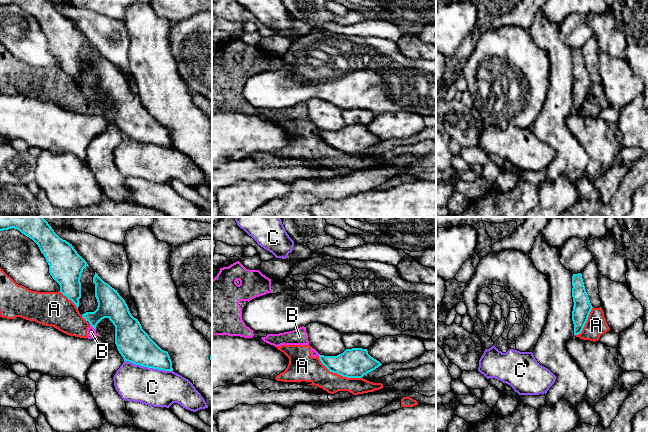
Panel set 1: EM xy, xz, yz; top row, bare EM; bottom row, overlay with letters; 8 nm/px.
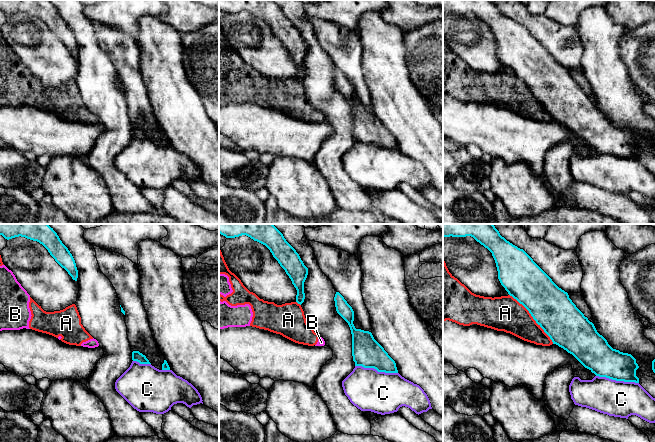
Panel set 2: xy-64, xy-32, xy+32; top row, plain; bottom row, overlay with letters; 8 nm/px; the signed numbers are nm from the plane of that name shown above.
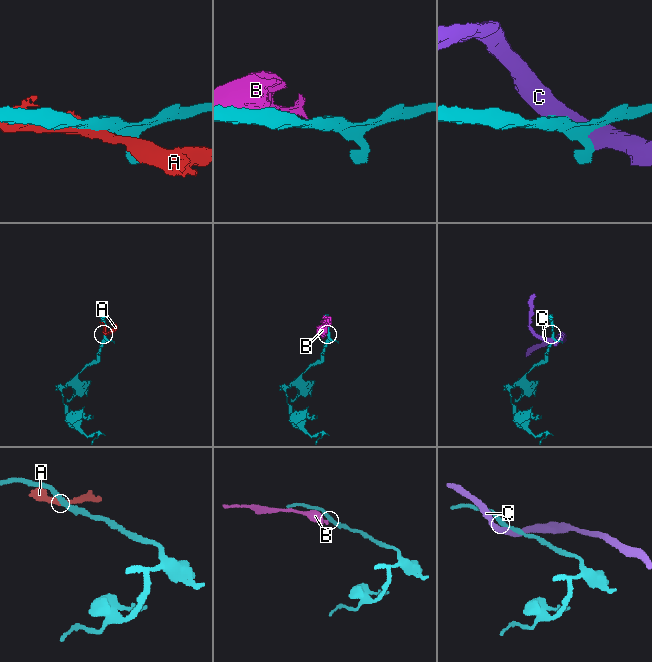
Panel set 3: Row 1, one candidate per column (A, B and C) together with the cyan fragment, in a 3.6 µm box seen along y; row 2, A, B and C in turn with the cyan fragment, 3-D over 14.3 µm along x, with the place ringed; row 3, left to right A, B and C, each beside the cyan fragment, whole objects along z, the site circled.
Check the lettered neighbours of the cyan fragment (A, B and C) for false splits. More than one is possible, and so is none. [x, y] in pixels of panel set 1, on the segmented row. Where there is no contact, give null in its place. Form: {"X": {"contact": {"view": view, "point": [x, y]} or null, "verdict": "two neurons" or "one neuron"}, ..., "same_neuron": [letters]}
{"A": {"contact": {"view": "xz", "point": [338, 373]}, "verdict": "two neurons"}, "B": {"contact": {"view": "xy", "point": [92, 326]}, "verdict": "two neurons"}, "C": {"contact": {"view": "xy", "point": [148, 367]}, "verdict": "two neurons"}, "same_neuron": []}

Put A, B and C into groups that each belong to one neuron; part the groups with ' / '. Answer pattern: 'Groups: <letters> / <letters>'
Groups: A B / C

